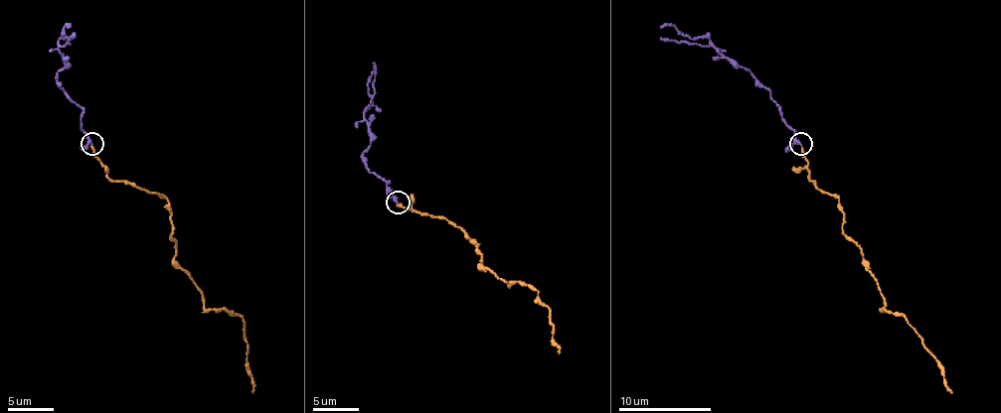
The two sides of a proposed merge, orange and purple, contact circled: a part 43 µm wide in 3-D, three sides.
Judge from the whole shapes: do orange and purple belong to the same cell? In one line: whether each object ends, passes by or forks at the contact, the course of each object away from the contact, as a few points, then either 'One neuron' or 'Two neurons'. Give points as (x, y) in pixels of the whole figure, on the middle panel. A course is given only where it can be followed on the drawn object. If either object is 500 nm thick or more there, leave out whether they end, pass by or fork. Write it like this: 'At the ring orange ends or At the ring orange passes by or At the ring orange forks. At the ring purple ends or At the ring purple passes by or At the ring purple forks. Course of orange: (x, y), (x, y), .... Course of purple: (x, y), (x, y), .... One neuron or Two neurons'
At the ring orange ends. At the ring purple passes by. Course of orange: (399, 204), (417, 213), (446, 217), (477, 243), (479, 264), (509, 285), (530, 285), (549, 308), (558, 354). Course of purple: (399, 202), (387, 193), (389, 184), (371, 172), (364, 160), (371, 144), (364, 118), (368, 107), (373, 64). One neuron

